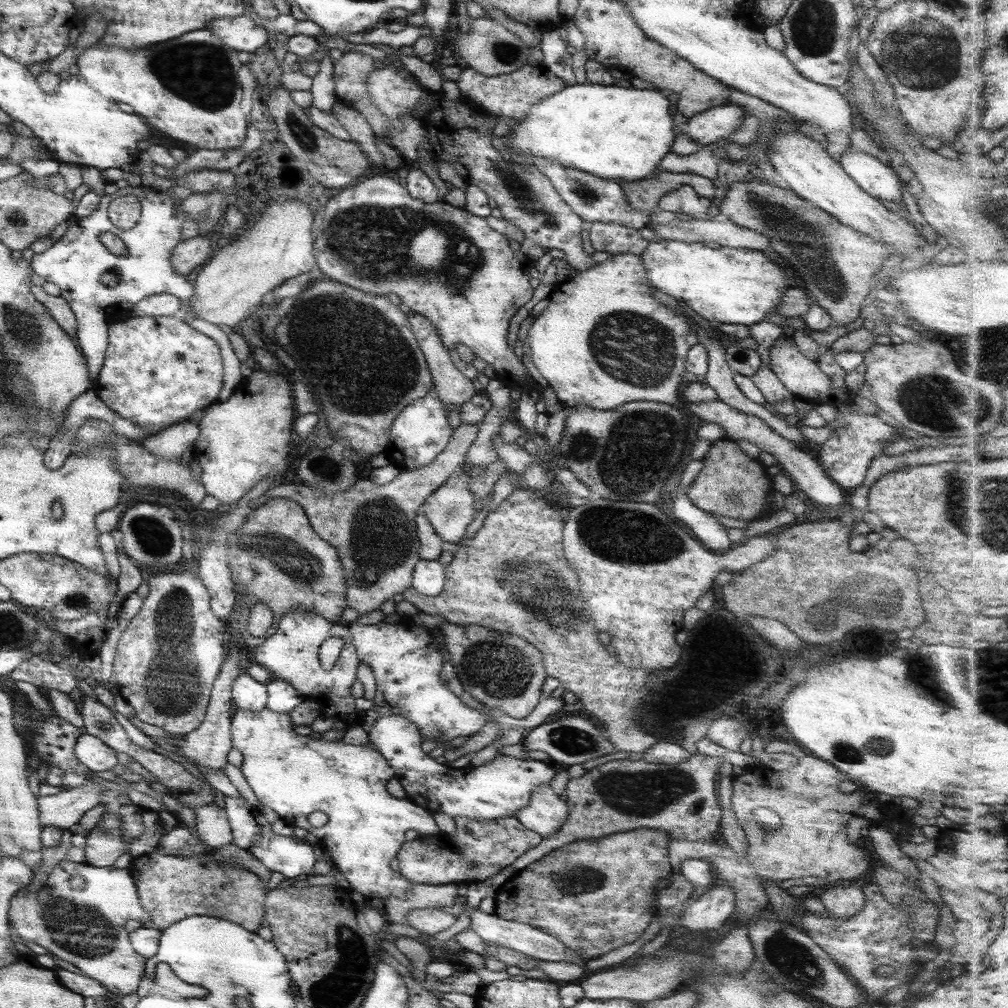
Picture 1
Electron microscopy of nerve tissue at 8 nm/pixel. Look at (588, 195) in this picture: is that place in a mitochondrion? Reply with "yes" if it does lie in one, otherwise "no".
yes

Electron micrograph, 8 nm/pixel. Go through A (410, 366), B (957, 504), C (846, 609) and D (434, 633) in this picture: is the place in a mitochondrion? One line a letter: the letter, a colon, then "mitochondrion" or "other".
A: mitochondrion
B: mitochondrion
C: mitochondrion
D: other

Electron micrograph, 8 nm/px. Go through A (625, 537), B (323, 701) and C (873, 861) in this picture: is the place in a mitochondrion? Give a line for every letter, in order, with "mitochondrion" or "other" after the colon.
A: mitochondrion
B: other
C: other

